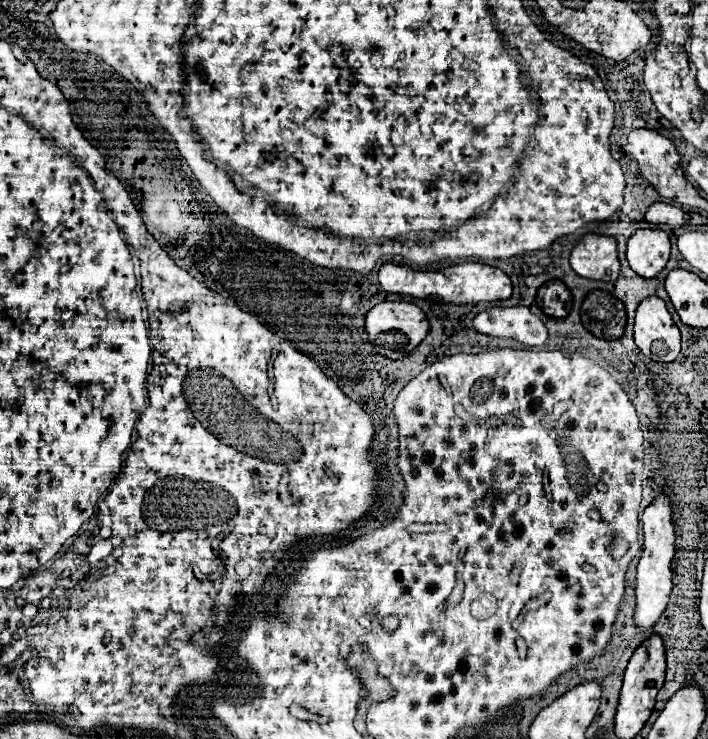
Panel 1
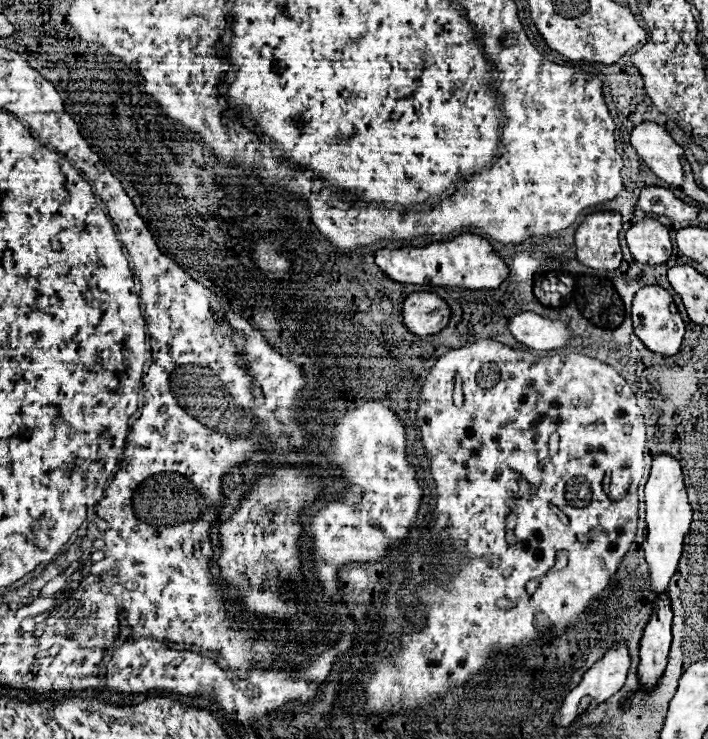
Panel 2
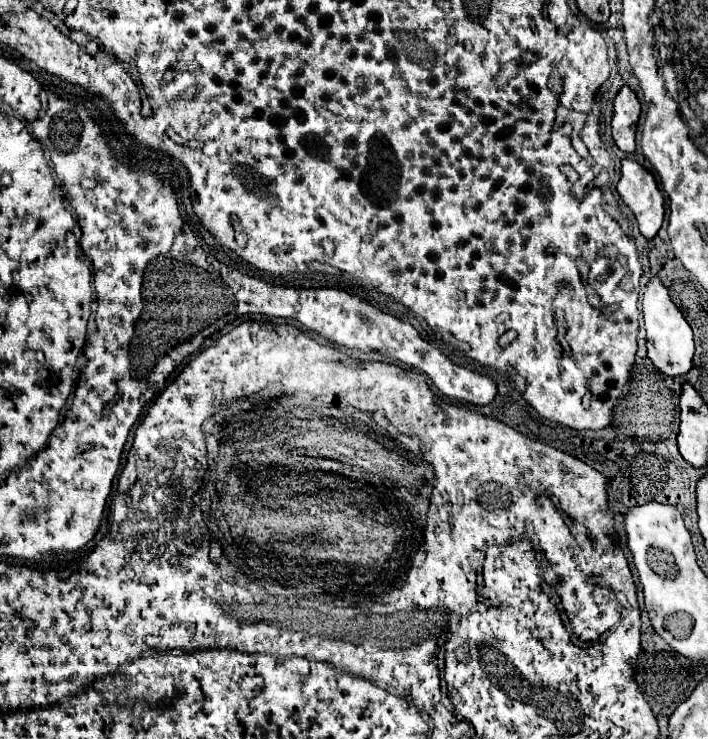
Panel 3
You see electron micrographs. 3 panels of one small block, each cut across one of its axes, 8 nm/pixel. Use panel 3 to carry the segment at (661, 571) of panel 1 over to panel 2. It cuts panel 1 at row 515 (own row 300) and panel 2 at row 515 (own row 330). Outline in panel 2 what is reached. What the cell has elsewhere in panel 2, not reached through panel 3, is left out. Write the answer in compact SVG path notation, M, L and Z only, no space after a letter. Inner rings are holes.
M666 452L658 454L652 460L652 470L650 470L650 478L646 482L644 494L646 494L646 536L644 536L642 548L646 554L646 562L650 566L652 590L656 596L660 596L666 592L672 574L676 572L678 558L682 554L682 542L692 522L692 508L688 502L680 462Z

